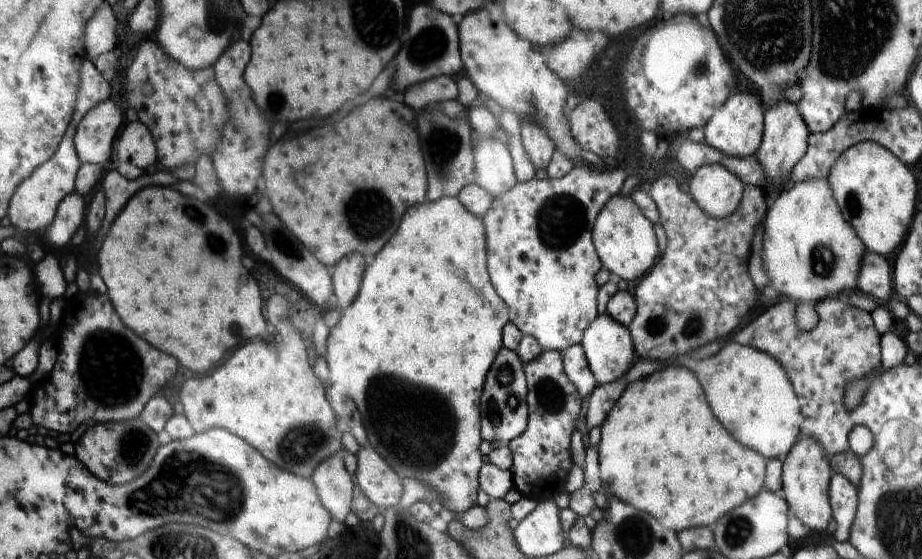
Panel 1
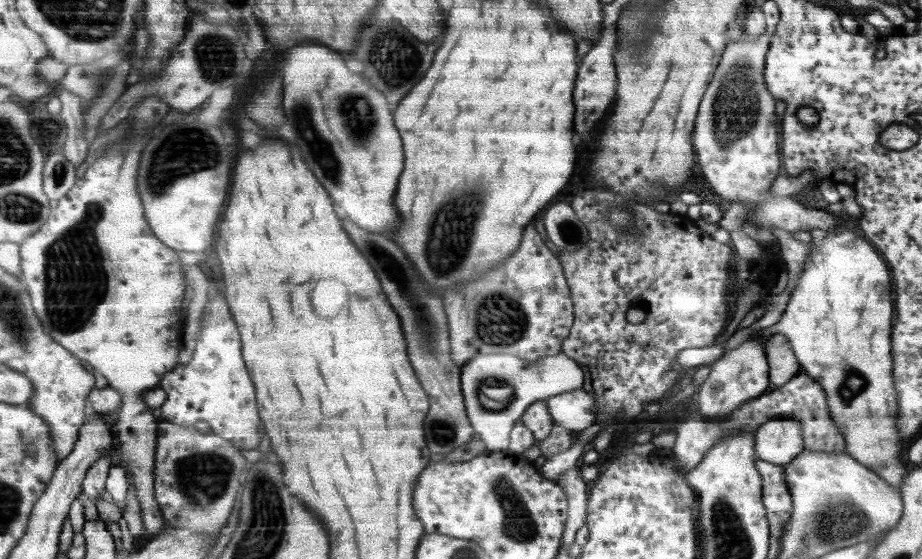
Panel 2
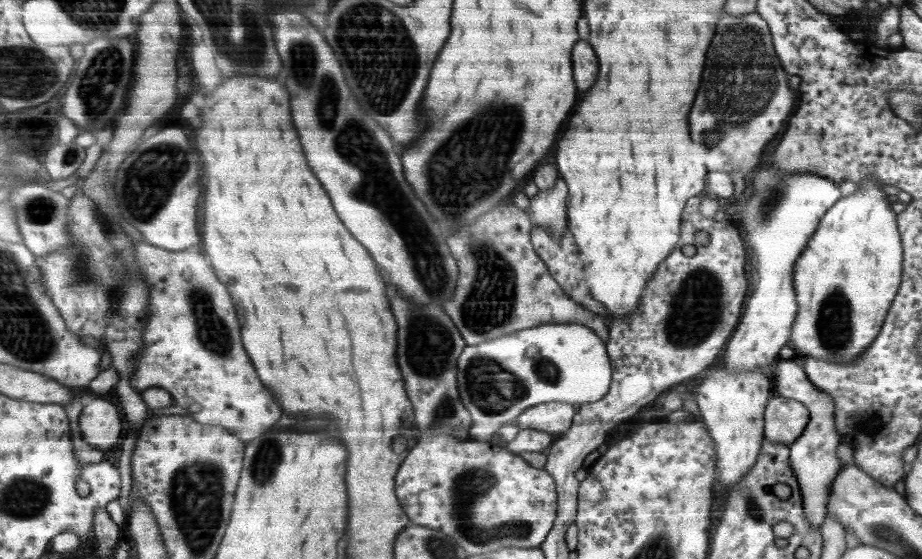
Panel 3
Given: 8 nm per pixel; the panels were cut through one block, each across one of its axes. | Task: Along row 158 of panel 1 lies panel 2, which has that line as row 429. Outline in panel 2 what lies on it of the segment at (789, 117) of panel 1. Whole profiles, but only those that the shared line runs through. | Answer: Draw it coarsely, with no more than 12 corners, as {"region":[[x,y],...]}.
{"region":[[774,418],[755,432],[757,459],[785,465],[806,448],[802,424]]}

